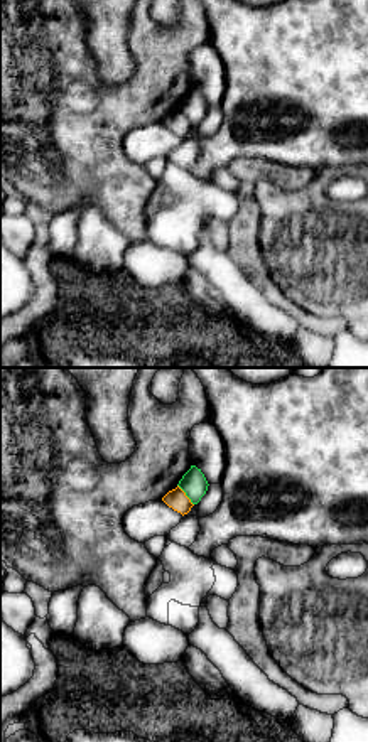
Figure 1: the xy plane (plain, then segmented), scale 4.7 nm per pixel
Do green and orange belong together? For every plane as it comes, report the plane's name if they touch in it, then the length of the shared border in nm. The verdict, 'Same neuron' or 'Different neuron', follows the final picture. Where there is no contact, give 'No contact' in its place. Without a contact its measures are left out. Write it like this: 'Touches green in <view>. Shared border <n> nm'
Touches green in xy. Shared border 130 nm

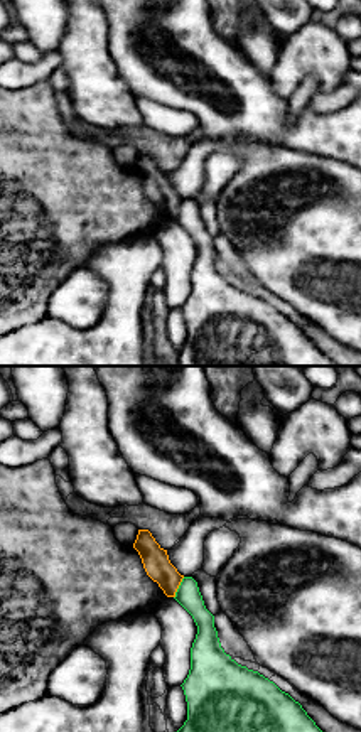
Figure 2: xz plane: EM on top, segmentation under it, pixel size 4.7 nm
Touches green in xz. Shared border 120 nm

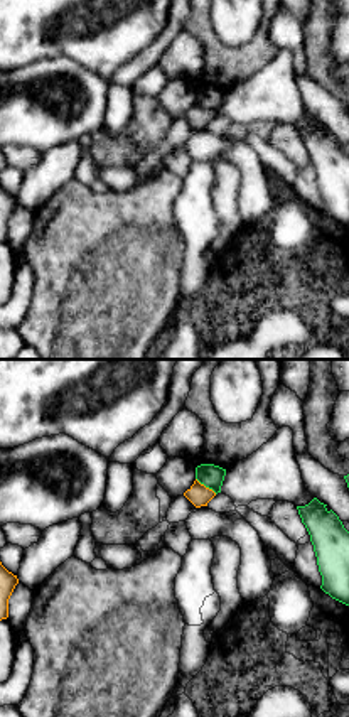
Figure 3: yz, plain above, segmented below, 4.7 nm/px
Touches green in yz. Shared border 130 nm

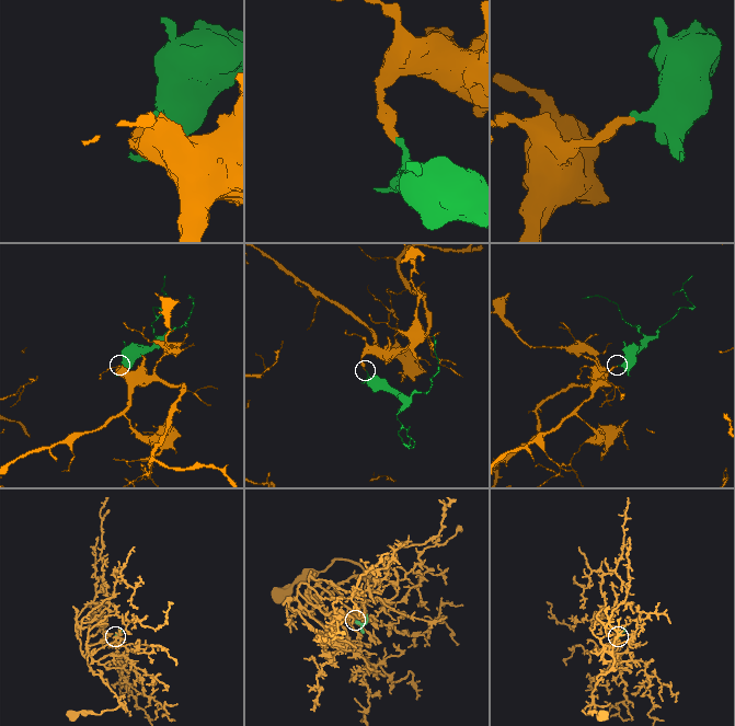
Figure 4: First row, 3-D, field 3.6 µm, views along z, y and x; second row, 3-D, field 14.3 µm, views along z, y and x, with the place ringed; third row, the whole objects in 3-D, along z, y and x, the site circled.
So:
Different neuron

